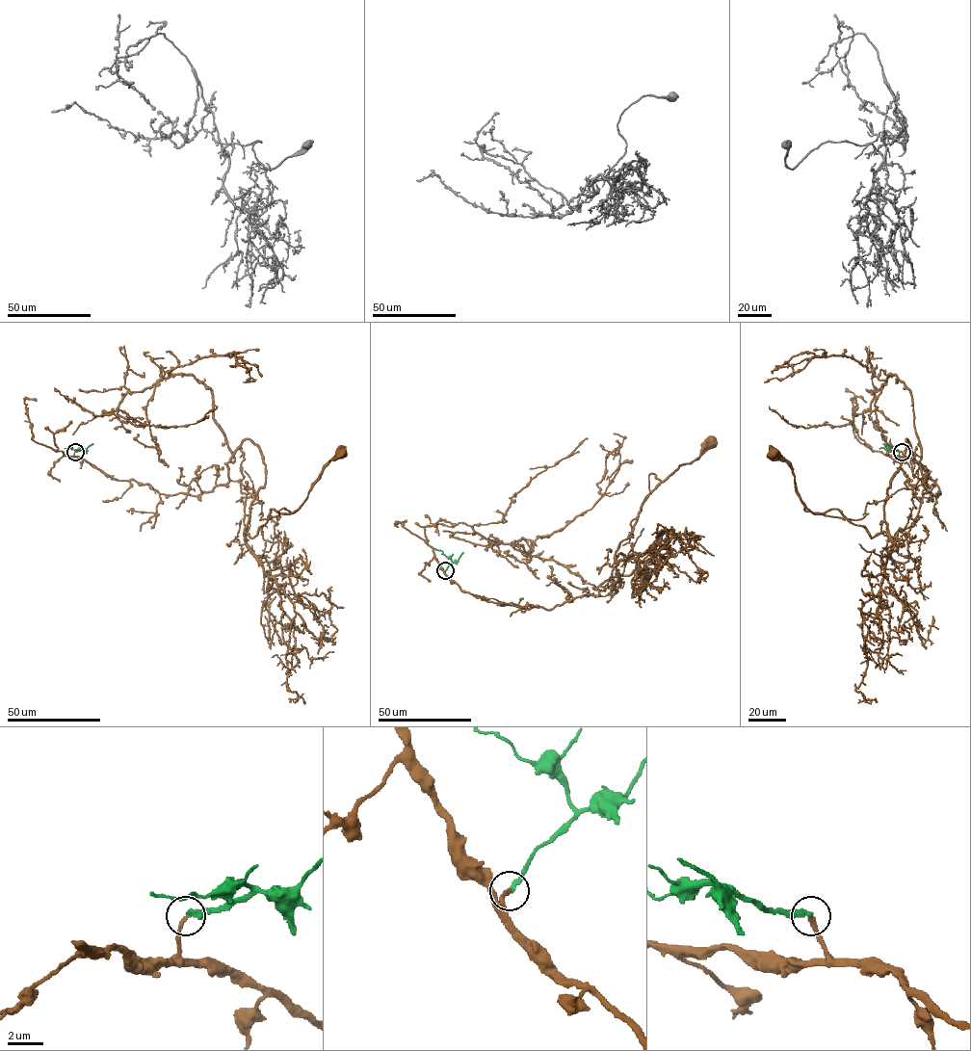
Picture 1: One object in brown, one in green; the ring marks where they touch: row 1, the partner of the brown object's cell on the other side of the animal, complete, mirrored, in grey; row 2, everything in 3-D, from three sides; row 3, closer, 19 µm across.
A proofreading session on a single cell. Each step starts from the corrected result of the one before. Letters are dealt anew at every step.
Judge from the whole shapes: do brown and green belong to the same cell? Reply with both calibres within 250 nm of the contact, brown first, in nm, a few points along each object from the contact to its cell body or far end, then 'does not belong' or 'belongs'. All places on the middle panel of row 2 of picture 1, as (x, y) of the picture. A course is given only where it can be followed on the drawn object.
220 nm thick on the brown side, 240 nm on the other; brown runs (445, 570), (461, 591), (501, 605), (548, 610), (585, 594), (612, 596), (615, 552), (643, 499), (709, 442); green runs (445, 570), (451, 560), (434, 548); belongs

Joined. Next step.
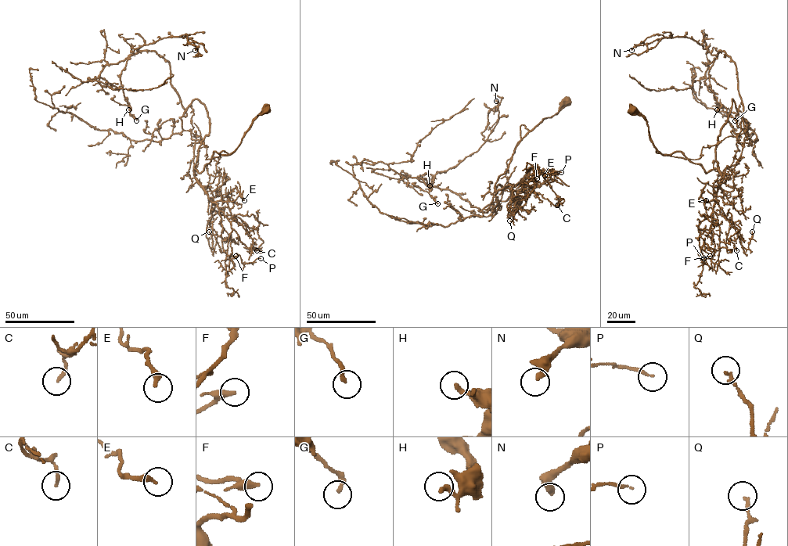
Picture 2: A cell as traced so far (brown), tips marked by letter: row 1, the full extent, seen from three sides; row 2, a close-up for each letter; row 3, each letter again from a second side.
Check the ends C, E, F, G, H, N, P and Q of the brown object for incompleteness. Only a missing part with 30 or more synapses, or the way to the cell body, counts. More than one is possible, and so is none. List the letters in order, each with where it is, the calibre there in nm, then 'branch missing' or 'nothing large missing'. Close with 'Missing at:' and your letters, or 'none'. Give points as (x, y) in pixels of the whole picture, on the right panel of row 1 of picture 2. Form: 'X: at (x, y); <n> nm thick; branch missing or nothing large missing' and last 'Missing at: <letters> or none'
C: at (736, 250); 170 nm thick; nothing large missing
E: at (706, 200); 300 nm thick; nothing large missing
F: at (710, 256); 240 nm thick; nothing large missing
G: at (735, 120); 200 nm thick; nothing large missing
H: at (717, 109); 280 nm thick; nothing large missing
N: at (631, 50); 320 nm thick; nothing large missing
P: at (703, 258); 150 nm thick; nothing large missing
Q: at (752, 231); 160 nm thick; nothing large missing
Missing at: none

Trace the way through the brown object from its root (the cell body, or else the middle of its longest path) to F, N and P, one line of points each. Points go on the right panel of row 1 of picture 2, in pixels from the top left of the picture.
F: (632, 109), (646, 121), (658, 152), (681, 152), (706, 173), (719, 173), (710, 227), (714, 251), (710, 256)
N: (632, 109), (658, 152), (706, 173), (736, 164), (747, 139), (724, 51), (656, 34), (631, 50)
P: (632, 109), (658, 152), (681, 152), (721, 177), (714, 251), (703, 258)

